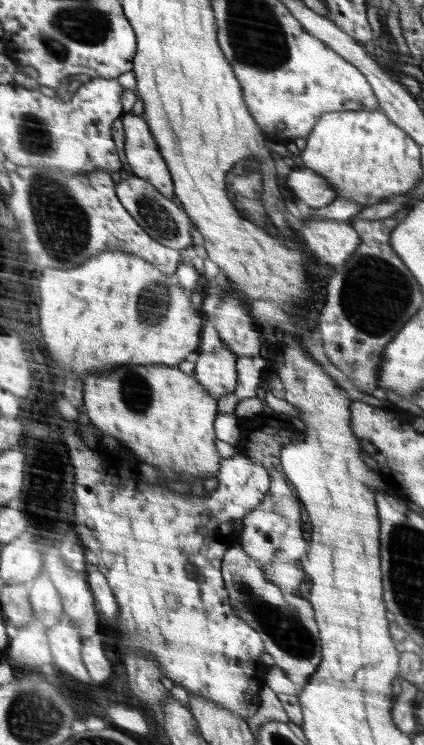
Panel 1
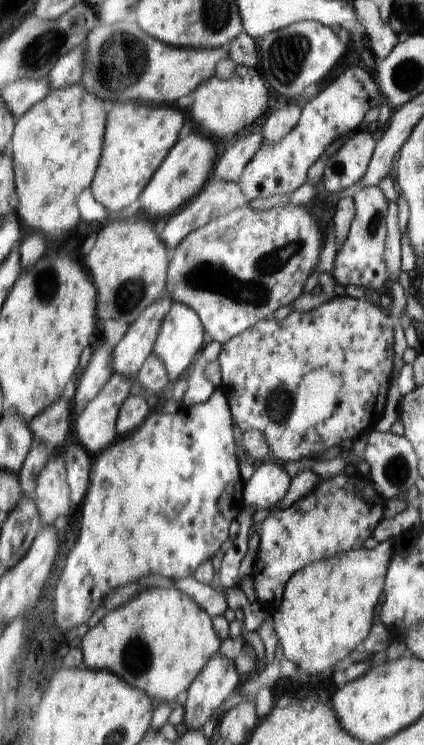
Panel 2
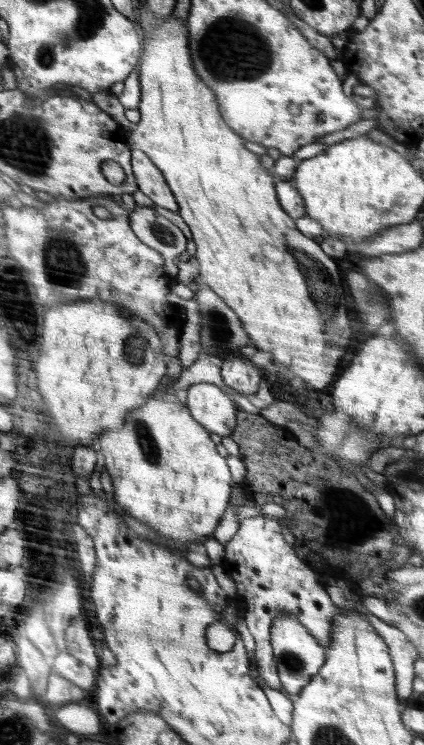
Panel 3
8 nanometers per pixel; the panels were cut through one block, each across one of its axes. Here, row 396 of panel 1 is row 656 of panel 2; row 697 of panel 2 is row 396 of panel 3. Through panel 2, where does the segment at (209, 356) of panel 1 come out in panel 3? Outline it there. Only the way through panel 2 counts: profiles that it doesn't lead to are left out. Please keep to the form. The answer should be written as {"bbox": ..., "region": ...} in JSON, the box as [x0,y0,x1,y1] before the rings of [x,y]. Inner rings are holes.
{"bbox":[184,382,238,436],"region":[[[201,382],[190,386],[184,403],[193,418],[210,433],[231,436],[236,428],[238,408],[234,400],[212,383]]]}

